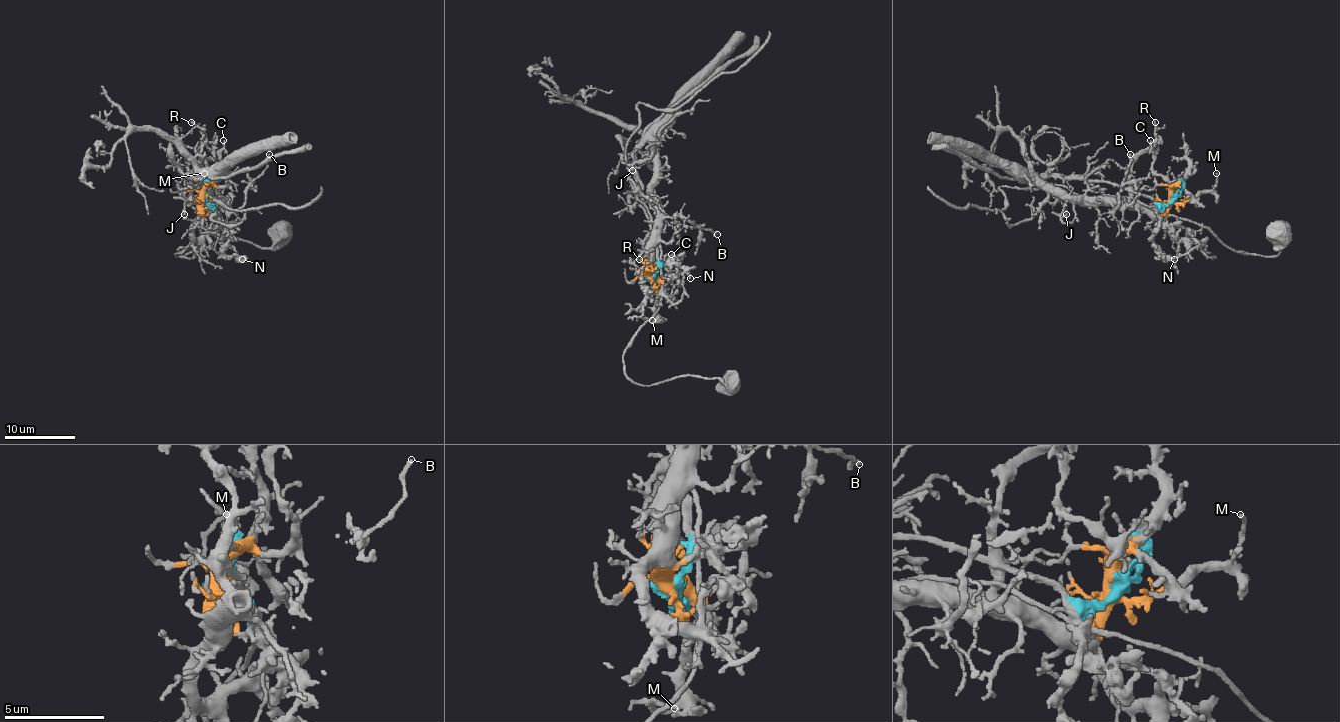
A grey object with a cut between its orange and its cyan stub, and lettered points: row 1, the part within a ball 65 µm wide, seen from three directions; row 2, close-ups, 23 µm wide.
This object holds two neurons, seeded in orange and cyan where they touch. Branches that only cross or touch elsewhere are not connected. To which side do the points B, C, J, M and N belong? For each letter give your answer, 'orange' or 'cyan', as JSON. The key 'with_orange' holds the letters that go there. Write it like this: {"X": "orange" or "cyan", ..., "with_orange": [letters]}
{"B": "orange", "C": "orange", "J": "orange", "M": "orange", "N": "cyan", "with_orange": ["B", "C", "J", "M"]}

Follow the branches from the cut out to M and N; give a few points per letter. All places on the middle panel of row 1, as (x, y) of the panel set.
M: (651, 277), (656, 300), (653, 318), (645, 319), (653, 319)
N: (651, 277), (661, 266), (675, 261), (675, 258), (672, 261), (690, 279)

